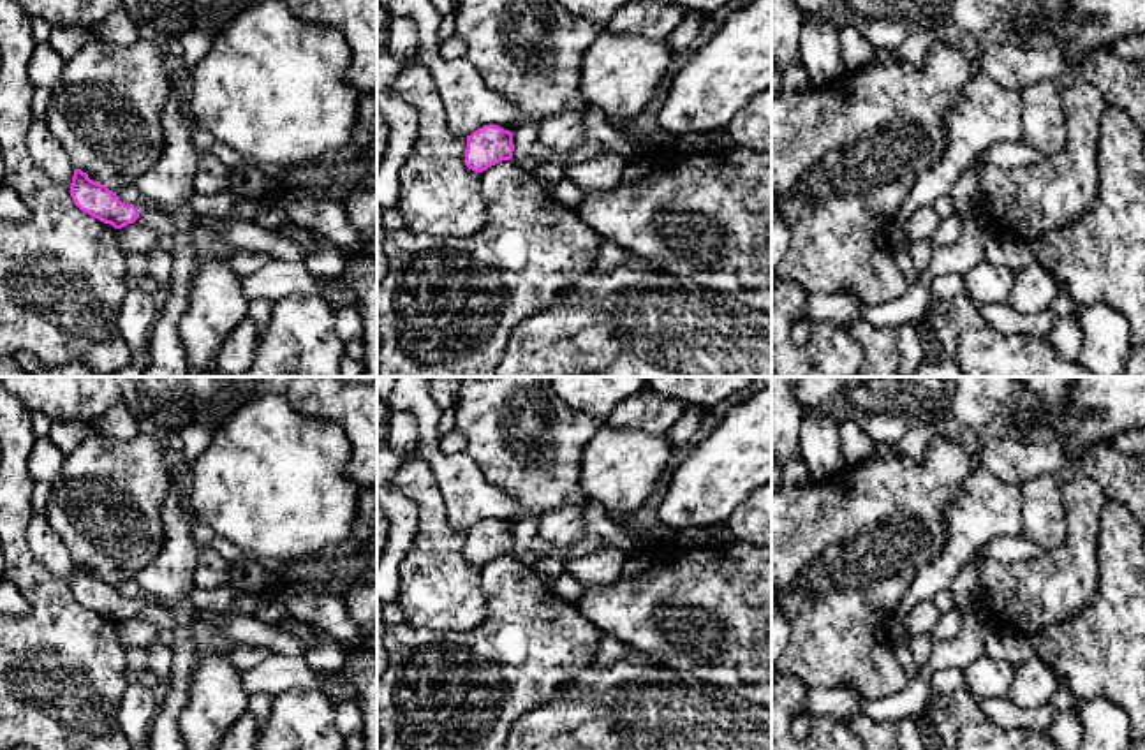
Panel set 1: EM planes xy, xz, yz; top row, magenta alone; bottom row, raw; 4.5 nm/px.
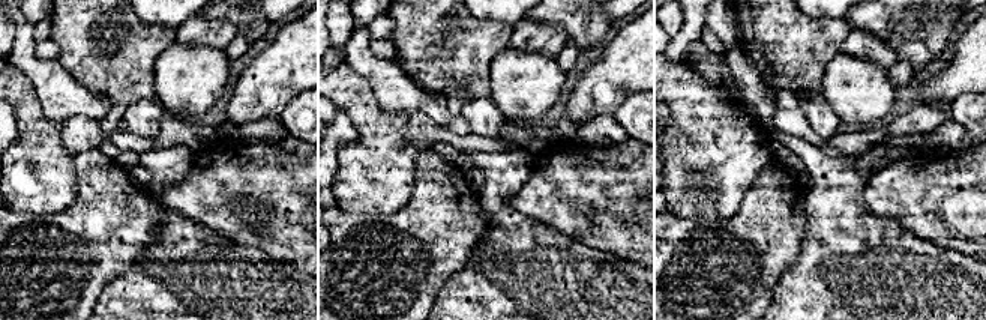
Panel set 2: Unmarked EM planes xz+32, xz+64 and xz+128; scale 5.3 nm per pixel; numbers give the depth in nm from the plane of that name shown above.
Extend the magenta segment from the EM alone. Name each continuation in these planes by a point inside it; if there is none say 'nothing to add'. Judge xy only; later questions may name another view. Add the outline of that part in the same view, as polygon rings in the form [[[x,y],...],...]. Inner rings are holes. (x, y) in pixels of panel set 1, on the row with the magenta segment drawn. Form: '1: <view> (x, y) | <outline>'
1: xy (143, 205) | [[[143,195],[137,199],[137,202],[134,206],[137,208],[139,215],[146,213],[148,210],[155,210],[155,211],[159,211],[159,213],[167,217],[167,210],[164,210],[157,202],[151,202],[150,199],[146,199]]]

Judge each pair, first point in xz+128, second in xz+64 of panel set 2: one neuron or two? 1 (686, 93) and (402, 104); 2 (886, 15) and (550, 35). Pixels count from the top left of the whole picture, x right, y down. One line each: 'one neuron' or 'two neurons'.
1: two neurons
2: two neurons

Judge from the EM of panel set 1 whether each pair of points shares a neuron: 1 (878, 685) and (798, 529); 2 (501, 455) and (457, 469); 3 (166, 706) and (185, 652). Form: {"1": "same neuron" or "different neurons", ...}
{"1": "same neuron", "2": "different neurons", "3": "same neuron"}

